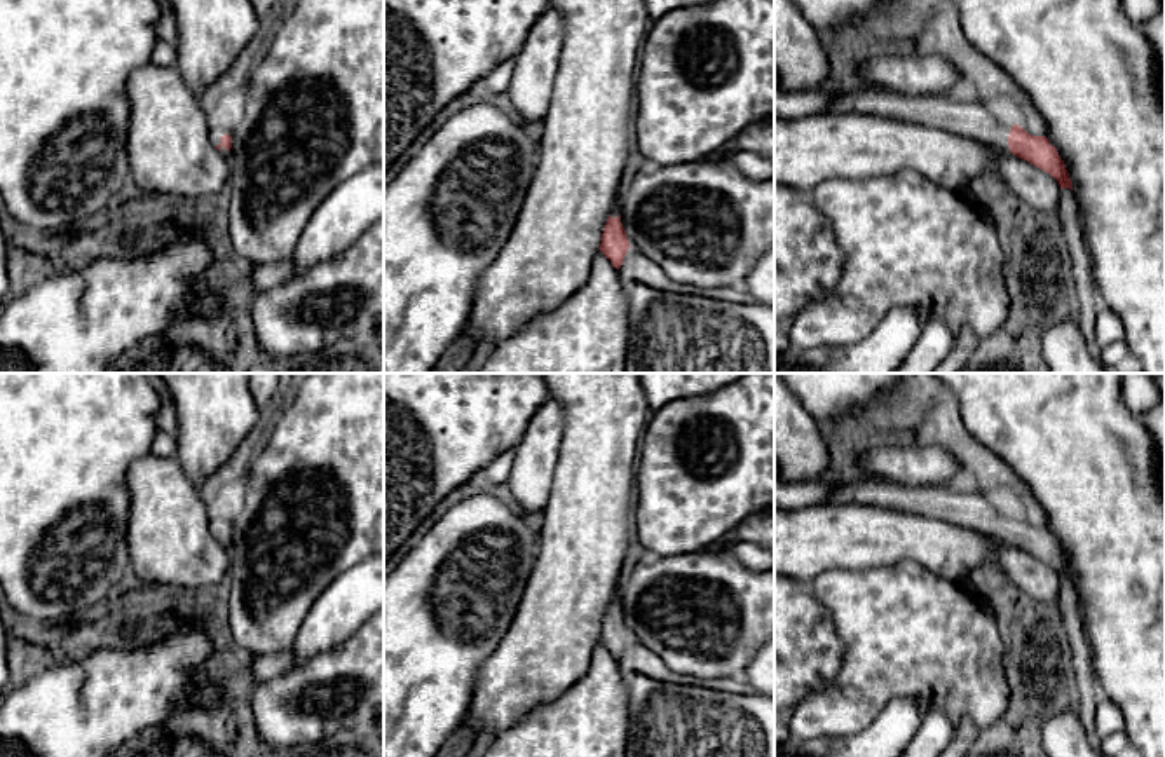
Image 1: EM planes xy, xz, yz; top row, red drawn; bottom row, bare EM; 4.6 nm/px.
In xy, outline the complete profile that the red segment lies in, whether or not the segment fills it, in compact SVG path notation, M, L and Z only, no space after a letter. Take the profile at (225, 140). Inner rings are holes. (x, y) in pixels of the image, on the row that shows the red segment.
M223 119L211 120L209 140L225 157L228 157L232 148L232 124Z

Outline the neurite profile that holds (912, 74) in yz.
M917 52L877 56L867 65L849 65L851 82L910 98L950 98L963 82L956 66L942 56Z

